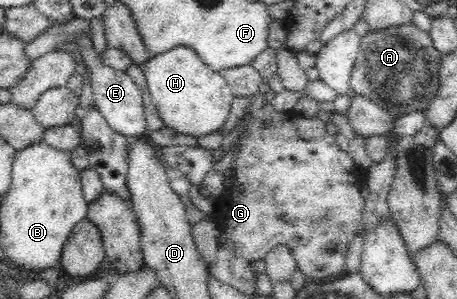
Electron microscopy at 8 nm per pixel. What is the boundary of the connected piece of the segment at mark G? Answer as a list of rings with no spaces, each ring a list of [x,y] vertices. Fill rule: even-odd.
[[[264,91],[252,96],[248,111],[251,111],[252,119],[240,136],[241,152],[232,167],[235,181],[215,203],[213,218],[221,231],[219,242],[231,243],[239,257],[252,261],[265,259],[273,247],[287,245],[307,279],[323,281],[338,277],[345,272],[349,245],[359,230],[365,211],[362,189],[354,175],[356,164],[348,152],[336,144],[334,136],[326,132],[323,119],[318,116],[310,119],[288,117],[285,112],[278,113],[271,108],[271,102],[265,101]],[[280,215],[287,215],[289,222],[280,221]]]

